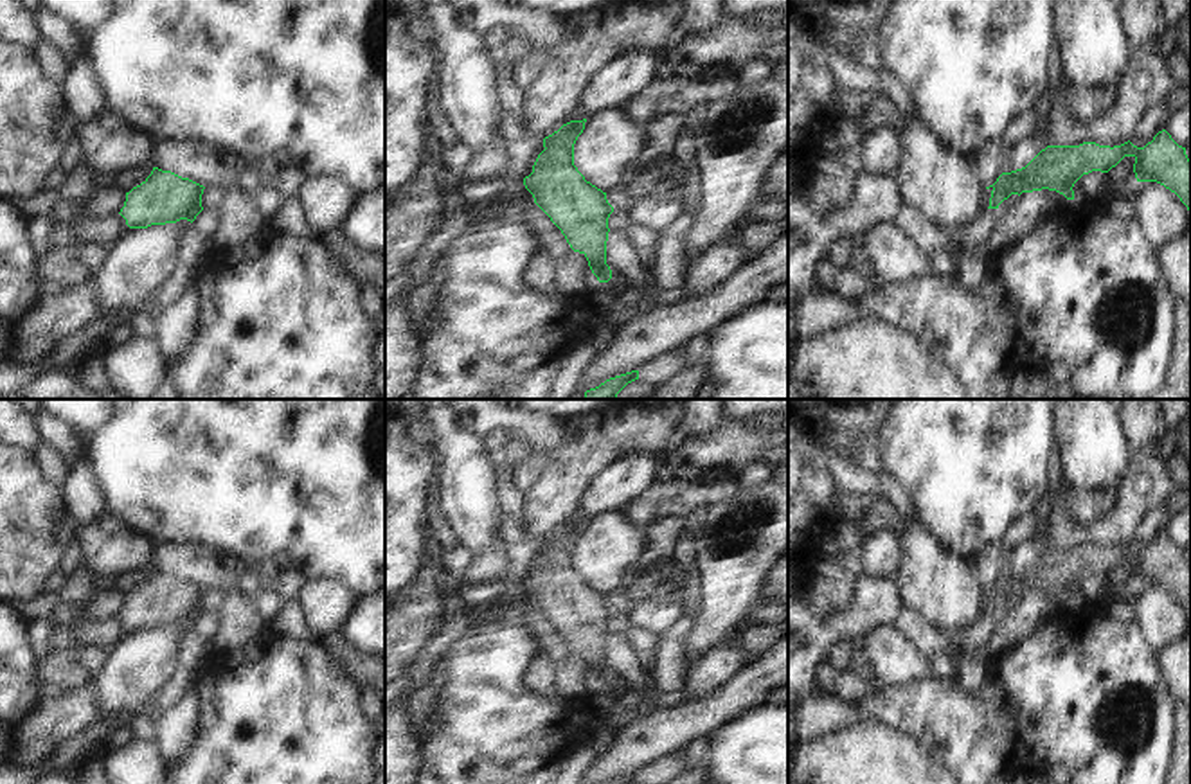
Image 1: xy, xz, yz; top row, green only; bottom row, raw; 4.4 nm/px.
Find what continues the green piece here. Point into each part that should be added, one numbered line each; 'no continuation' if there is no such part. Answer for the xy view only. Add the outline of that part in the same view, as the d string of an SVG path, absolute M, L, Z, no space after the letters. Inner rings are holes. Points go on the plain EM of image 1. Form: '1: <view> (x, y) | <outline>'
no continuation

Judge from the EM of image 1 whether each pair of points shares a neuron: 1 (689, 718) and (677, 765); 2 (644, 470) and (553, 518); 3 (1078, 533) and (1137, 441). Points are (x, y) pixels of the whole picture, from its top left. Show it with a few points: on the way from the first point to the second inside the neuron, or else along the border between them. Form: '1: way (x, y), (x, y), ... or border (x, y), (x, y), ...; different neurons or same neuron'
1: border (680, 750), (662, 756), (650, 765); different neurons
2: border (603, 468), (587, 488), (578, 507); different neurons
3: border (1148, 448), (1132, 455); different neurons

